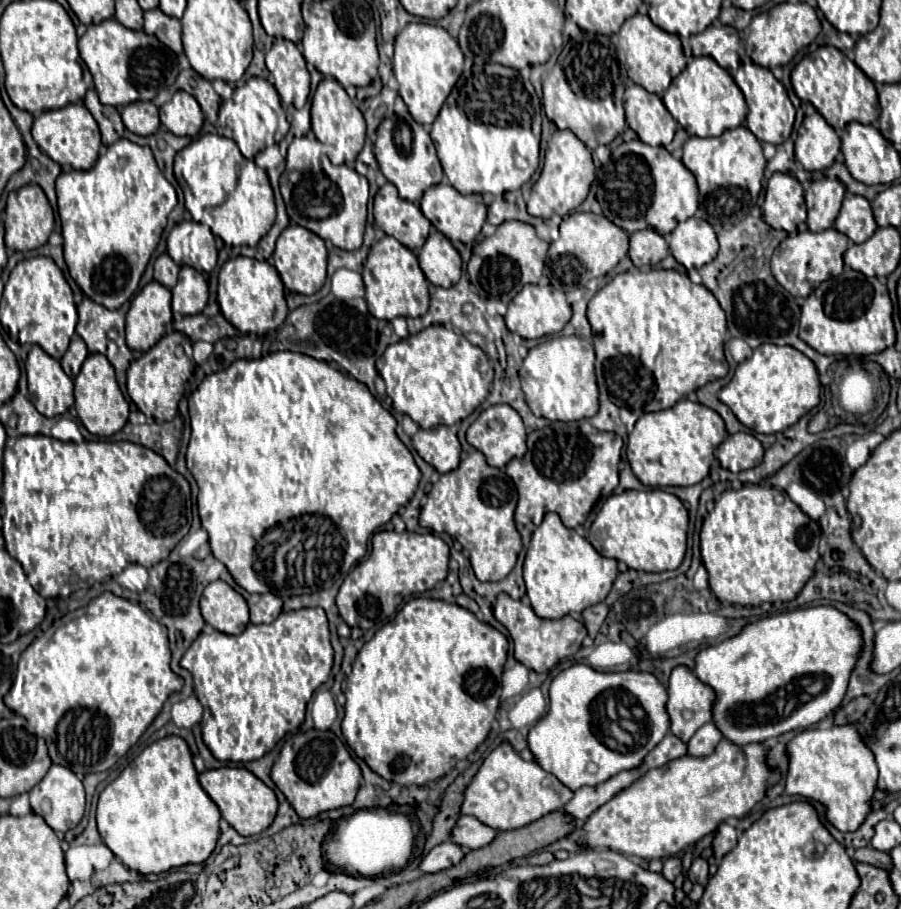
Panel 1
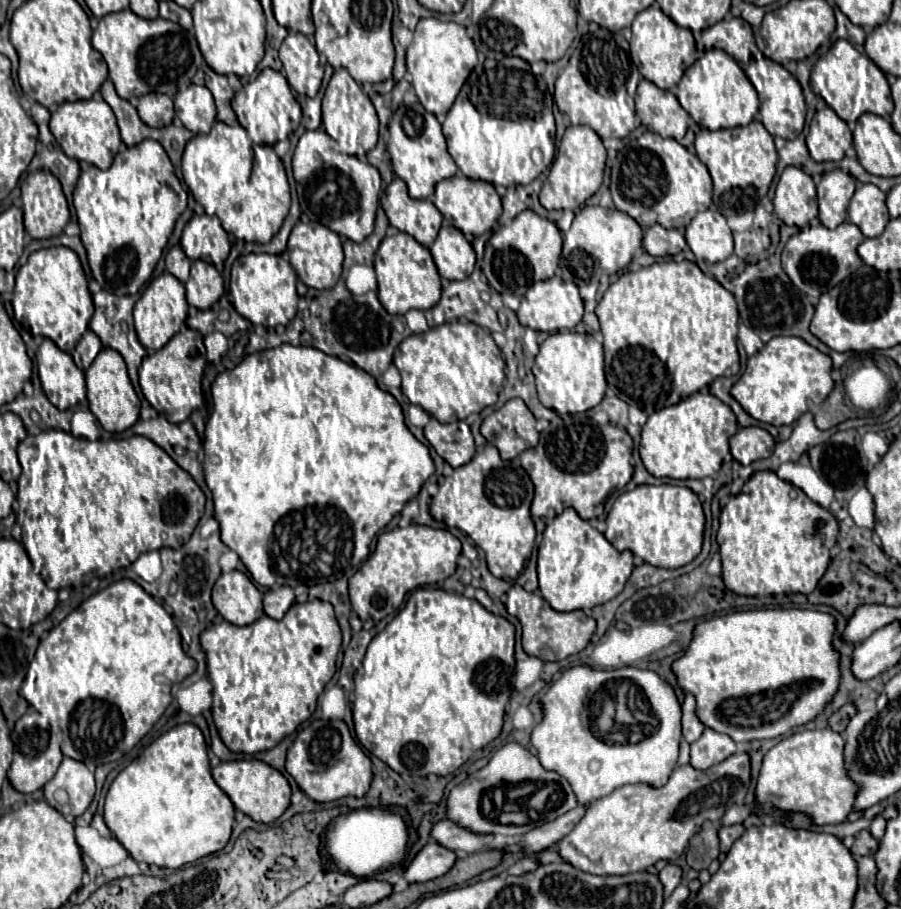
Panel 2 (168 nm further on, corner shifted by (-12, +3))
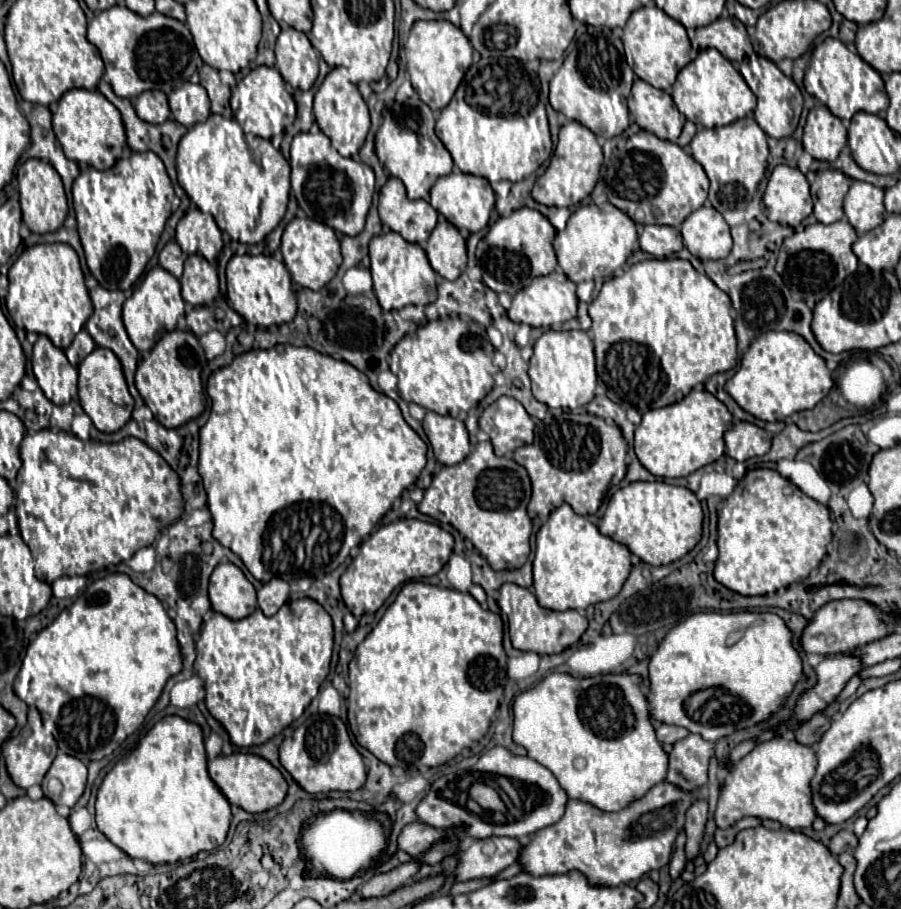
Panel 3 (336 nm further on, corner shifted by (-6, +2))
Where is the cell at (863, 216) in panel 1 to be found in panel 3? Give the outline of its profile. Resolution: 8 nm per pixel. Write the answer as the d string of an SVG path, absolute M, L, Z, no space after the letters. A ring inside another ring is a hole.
M853 181L845 195L845 217L859 235L881 225L885 219L883 189L865 181Z

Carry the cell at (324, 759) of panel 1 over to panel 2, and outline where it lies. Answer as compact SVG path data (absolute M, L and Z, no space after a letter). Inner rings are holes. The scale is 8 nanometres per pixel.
M313 720L295 738L287 752L287 772L315 802L333 802L345 796L361 798L371 786L371 760L353 740L343 720Z

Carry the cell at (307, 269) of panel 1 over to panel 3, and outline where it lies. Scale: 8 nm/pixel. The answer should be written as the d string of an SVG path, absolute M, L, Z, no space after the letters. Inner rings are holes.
M293 219L285 227L283 239L281 239L281 253L283 253L285 267L289 269L293 281L297 285L313 289L313 291L319 291L321 287L325 287L335 277L335 273L341 265L339 239L337 239L335 231L331 227L327 227L325 223L319 223L313 219Z

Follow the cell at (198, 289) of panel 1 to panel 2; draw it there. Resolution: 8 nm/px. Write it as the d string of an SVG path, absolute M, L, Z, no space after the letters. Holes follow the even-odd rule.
M195 260L191 266L191 278L185 284L187 302L199 310L211 308L223 294L223 278L215 266Z

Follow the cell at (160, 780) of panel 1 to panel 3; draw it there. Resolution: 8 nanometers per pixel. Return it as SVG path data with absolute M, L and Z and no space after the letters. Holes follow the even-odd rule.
M167 715L161 721L157 721L141 739L139 747L125 759L119 761L103 779L99 791L97 791L97 801L95 801L95 809L97 809L97 829L113 843L117 845L121 851L125 851L131 859L147 859L151 863L175 863L179 859L187 859L197 855L199 851L213 851L215 847L219 847L229 831L229 821L231 821L231 805L227 801L227 797L221 793L221 789L213 783L213 779L207 773L207 755L205 755L205 747L203 747L203 731L197 723L185 721L177 715Z

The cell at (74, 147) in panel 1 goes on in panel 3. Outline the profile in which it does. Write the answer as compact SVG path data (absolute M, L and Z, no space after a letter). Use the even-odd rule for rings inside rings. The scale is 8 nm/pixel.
M71 89L67 91L57 105L57 111L53 115L53 131L65 151L65 157L77 163L89 163L95 169L109 169L113 167L125 147L127 147L127 135L125 125L121 119L121 113L117 107L99 91L89 89Z

